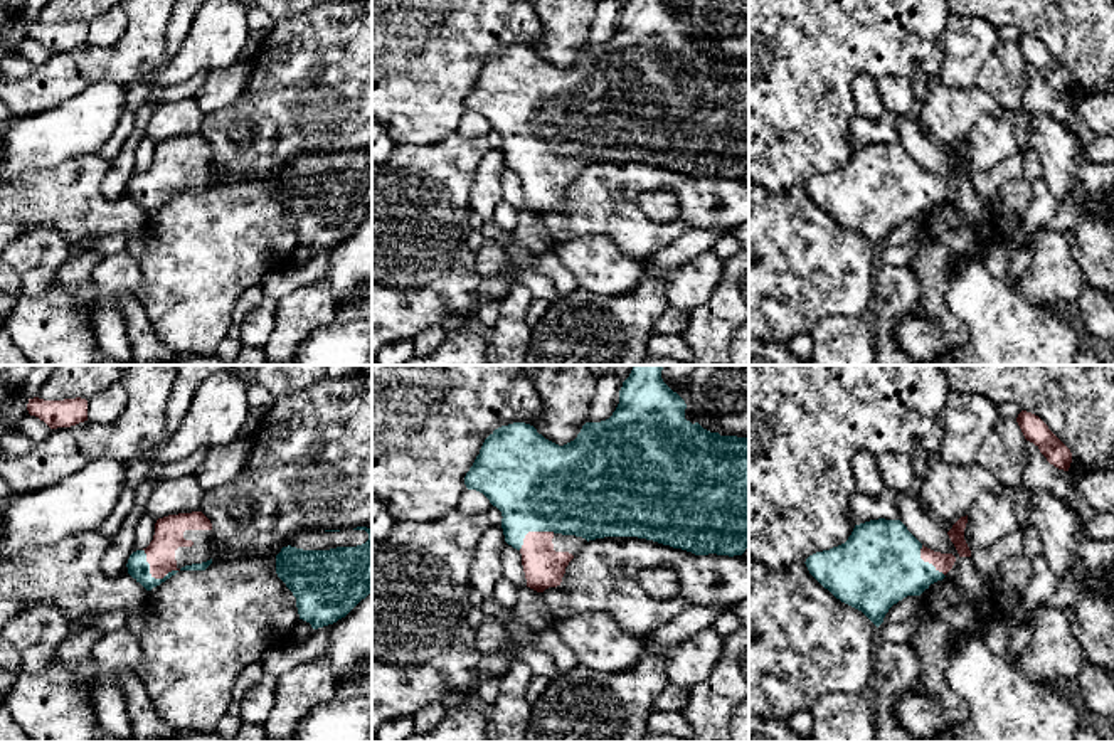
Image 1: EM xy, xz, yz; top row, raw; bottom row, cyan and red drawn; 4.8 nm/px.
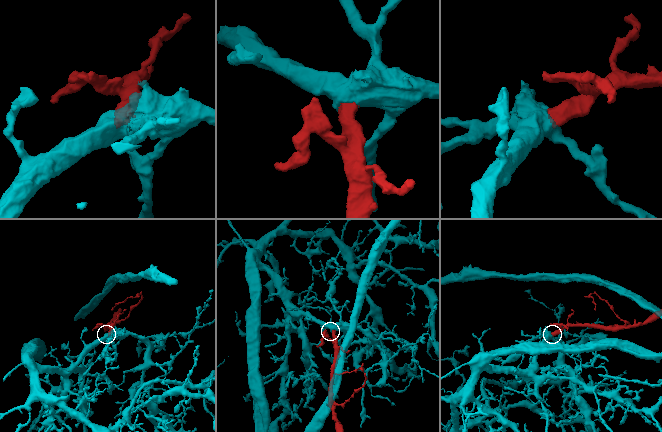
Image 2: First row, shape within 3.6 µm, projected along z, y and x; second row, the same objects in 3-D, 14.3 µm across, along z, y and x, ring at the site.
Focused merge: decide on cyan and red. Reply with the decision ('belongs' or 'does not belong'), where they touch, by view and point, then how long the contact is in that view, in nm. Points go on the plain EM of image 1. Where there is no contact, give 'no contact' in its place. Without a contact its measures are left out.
belongs; meets cyan in xy at (153, 201); contact 200 nm long

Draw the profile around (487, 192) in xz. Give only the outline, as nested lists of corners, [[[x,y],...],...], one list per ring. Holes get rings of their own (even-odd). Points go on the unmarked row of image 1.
[[[501,148],[491,150],[478,165],[469,210],[478,212],[485,222],[493,219],[496,205],[503,200],[501,172],[505,167]]]

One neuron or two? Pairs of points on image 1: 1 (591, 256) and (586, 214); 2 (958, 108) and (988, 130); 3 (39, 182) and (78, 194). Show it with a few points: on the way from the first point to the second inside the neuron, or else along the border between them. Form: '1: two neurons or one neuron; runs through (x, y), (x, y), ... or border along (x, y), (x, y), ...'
1: two neurons; border along (556, 244), (584, 236), (606, 236), (625, 254)
2: two neurons; border along (1000, 108), (995, 113), (983, 115), (966, 137)
3: one neuron; runs through (49, 192), (68, 194)

